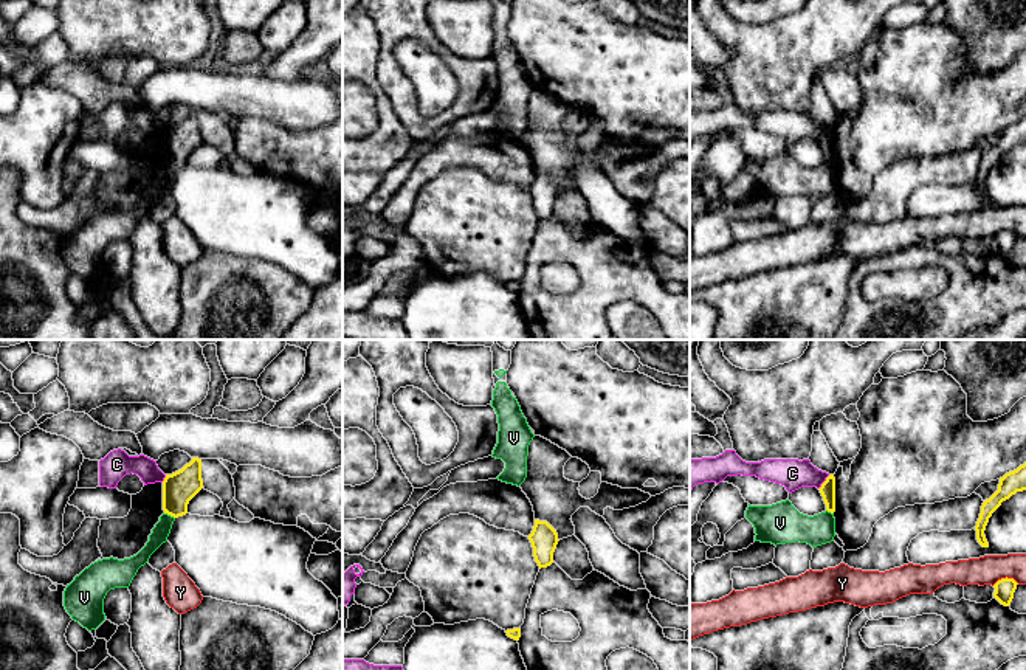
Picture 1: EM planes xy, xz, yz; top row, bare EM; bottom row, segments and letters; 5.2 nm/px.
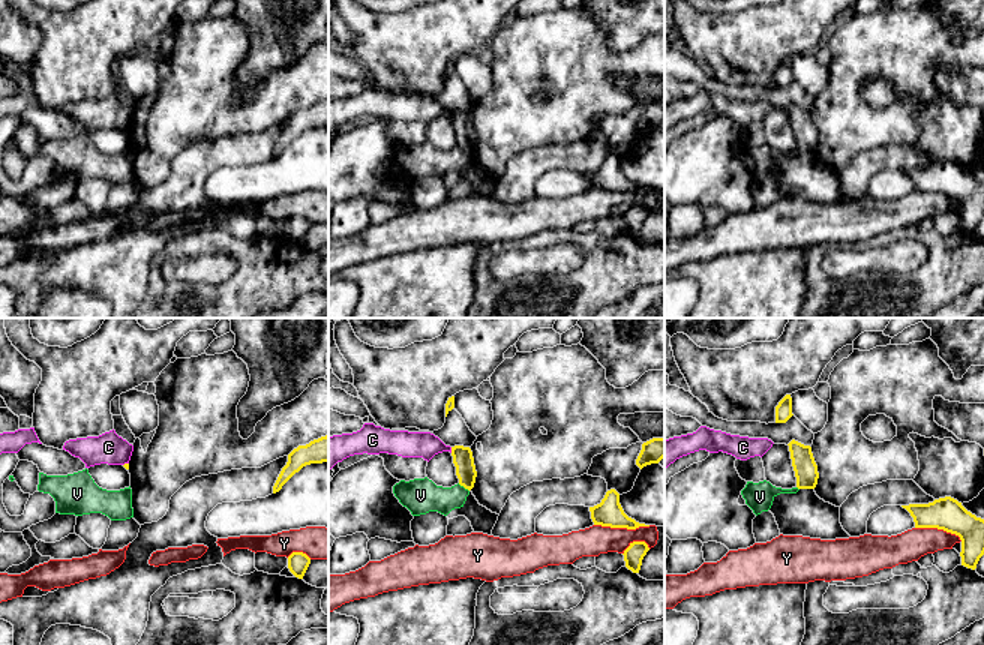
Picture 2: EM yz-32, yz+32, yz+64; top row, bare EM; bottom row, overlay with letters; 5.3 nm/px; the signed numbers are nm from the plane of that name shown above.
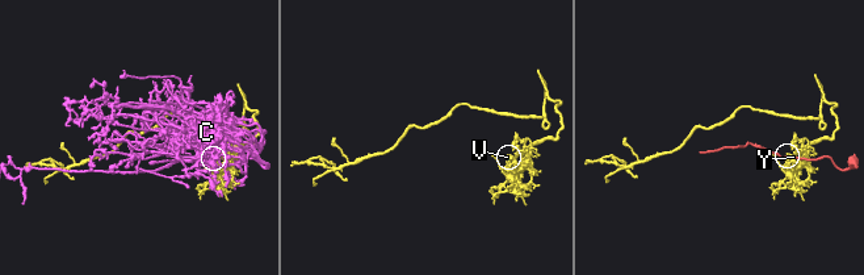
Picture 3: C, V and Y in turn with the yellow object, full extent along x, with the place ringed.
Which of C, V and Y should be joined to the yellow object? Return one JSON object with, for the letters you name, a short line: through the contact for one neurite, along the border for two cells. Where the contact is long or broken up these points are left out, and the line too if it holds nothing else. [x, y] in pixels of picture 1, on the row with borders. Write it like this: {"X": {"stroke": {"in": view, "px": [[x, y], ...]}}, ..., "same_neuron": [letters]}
{"same_neuron": []}

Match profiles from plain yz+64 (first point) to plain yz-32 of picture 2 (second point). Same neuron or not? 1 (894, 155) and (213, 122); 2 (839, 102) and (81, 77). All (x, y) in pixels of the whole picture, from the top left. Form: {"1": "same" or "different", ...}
{"1": "different", "2": "different"}

